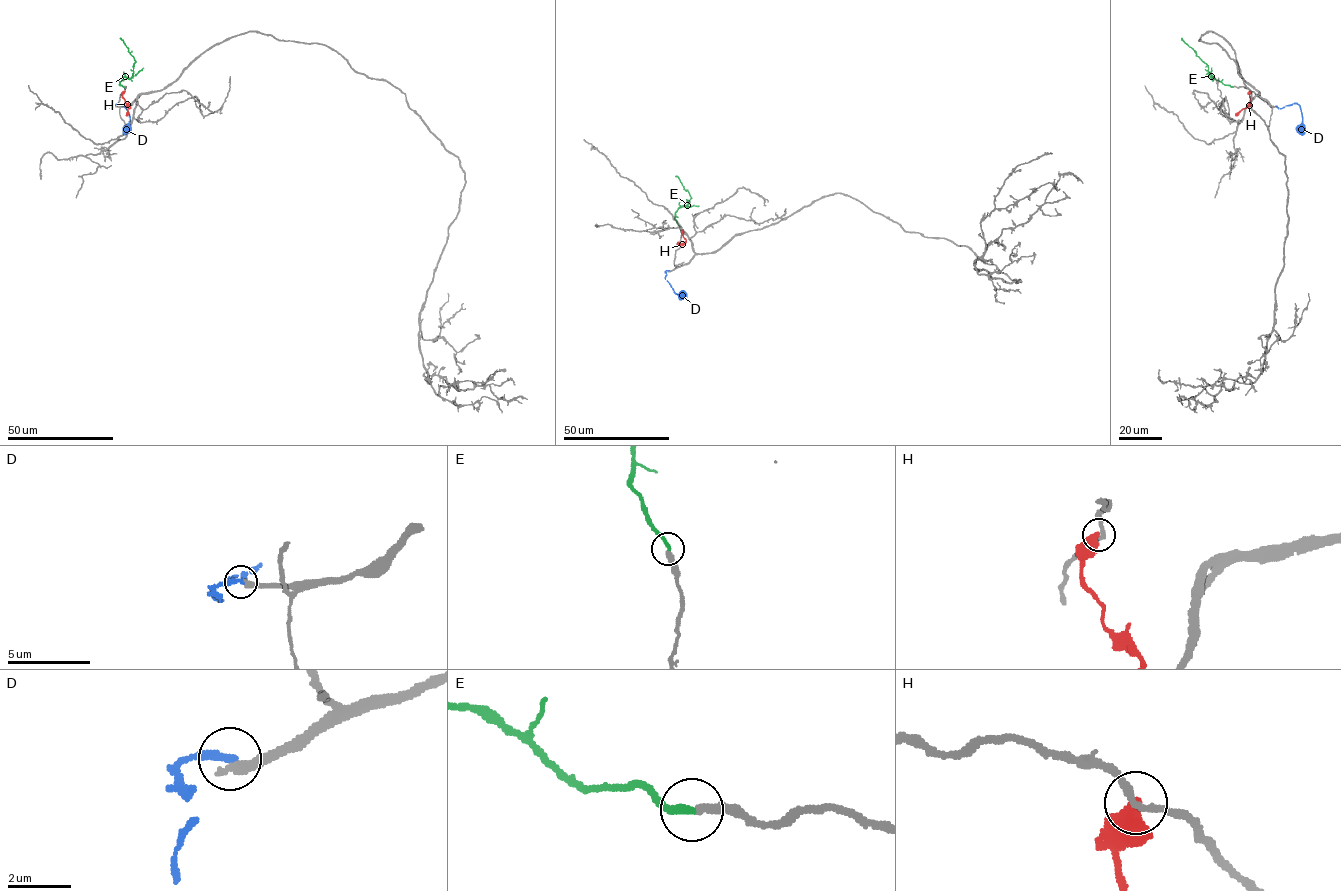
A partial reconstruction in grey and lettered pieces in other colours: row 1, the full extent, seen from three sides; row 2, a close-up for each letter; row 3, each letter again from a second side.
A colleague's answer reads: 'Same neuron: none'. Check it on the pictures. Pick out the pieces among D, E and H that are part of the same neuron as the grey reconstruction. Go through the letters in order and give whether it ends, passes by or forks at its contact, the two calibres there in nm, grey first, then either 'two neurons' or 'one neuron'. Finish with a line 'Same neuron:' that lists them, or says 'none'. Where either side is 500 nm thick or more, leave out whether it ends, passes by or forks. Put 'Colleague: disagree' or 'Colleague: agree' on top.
Colleague: disagree
D: it ends; calibres 360 and 280 nm; two neurons
E: it ends; calibres 320 and 240 nm; one neuron
H: it ends; calibres 240 and 480 nm; two neurons
Same neuron: E

